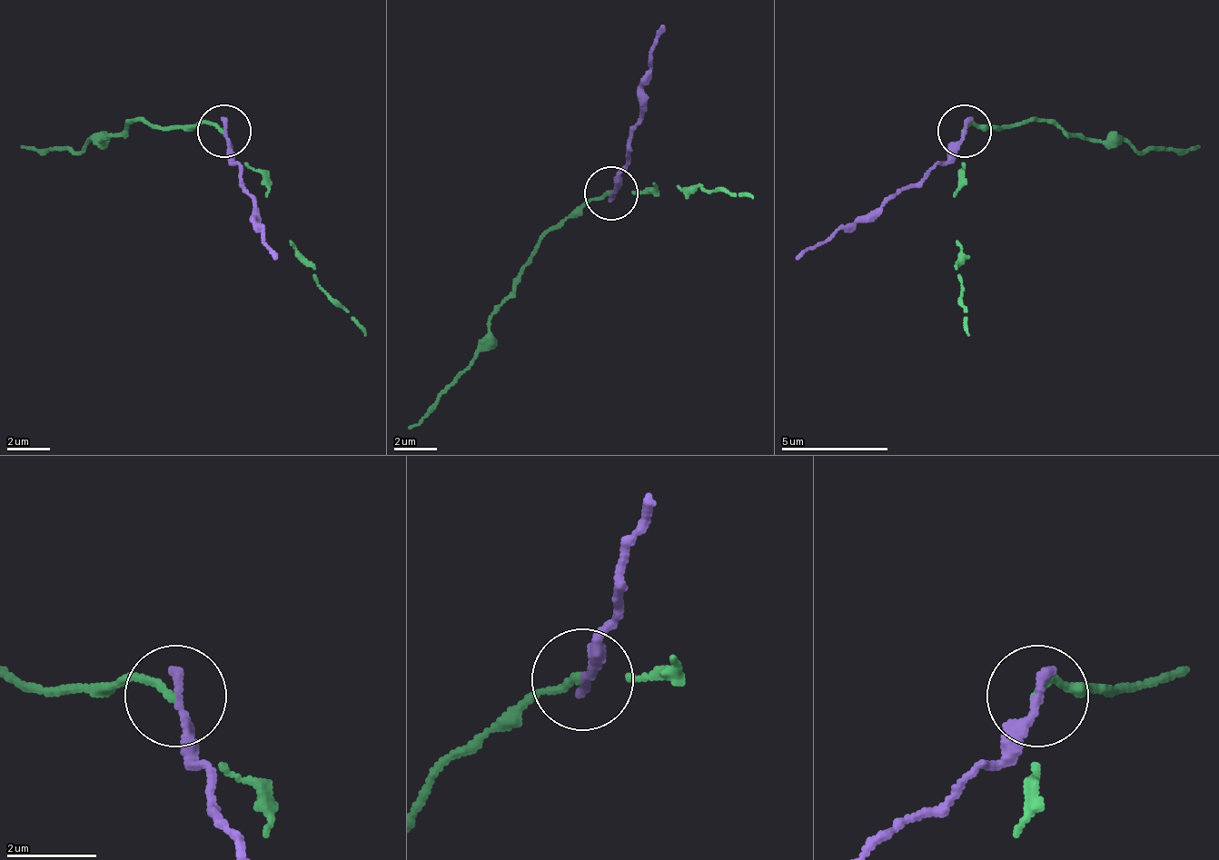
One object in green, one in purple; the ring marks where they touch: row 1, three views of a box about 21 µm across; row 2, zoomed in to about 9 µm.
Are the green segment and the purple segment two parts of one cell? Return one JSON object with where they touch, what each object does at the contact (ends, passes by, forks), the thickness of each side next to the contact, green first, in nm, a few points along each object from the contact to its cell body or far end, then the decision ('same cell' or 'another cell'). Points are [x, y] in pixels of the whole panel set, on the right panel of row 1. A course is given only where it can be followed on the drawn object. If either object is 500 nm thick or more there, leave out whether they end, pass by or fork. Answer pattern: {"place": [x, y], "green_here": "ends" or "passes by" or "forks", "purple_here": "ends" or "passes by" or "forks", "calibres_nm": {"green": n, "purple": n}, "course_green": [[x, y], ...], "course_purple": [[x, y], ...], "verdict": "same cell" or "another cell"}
{"place": [964, 131], "green_here": "ends", "purple_here": "ends", "calibres_nm": {"green": 160, "purple": 260}, "course_green": [[963, 132], [974, 122], [1054, 122], [1091, 137], [1123, 137], [1139, 153], [1197, 148]], "course_purple": [[963, 132], [915, 185], [840, 222], [797, 260]], "verdict": "another cell"}

